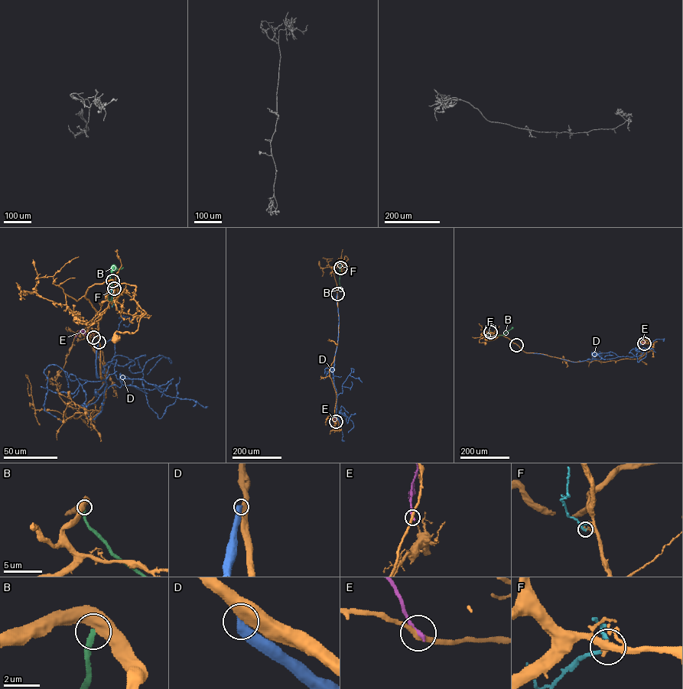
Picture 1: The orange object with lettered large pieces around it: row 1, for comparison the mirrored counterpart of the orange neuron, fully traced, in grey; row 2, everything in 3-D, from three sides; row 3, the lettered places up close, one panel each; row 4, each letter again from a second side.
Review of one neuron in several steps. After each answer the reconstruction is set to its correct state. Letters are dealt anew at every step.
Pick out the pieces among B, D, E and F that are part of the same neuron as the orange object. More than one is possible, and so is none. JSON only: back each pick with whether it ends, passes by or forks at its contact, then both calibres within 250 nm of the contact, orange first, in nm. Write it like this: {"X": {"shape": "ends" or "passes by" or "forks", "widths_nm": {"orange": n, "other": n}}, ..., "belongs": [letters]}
{"belongs": []}

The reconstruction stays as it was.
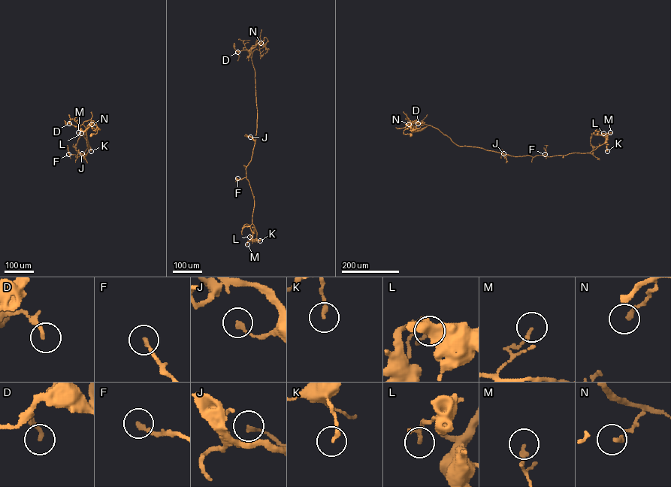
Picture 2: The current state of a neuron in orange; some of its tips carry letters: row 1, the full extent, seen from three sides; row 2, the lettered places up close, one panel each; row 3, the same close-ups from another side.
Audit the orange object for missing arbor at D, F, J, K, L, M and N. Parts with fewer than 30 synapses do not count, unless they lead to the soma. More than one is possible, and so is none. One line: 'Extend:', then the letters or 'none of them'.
Extend: none of them

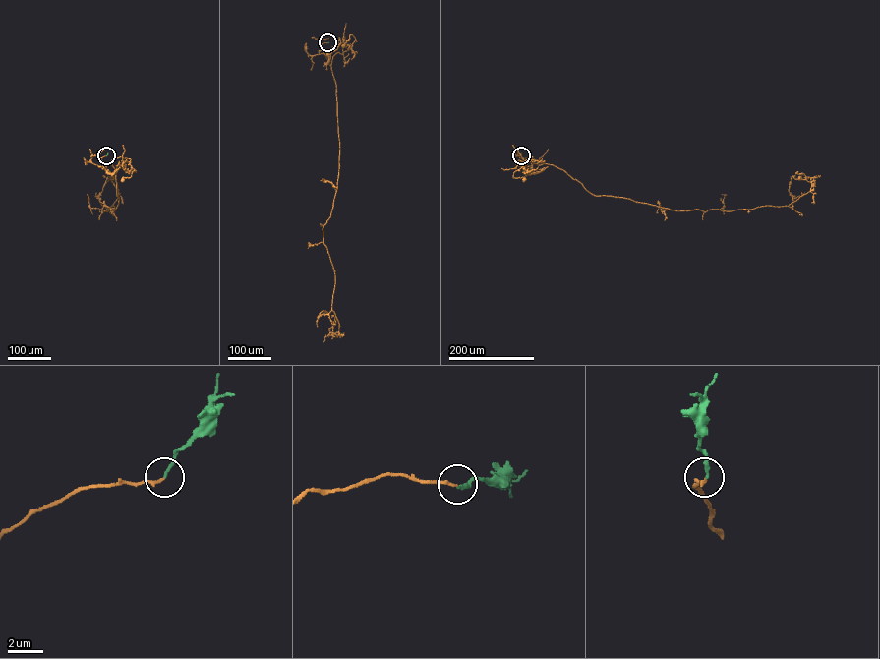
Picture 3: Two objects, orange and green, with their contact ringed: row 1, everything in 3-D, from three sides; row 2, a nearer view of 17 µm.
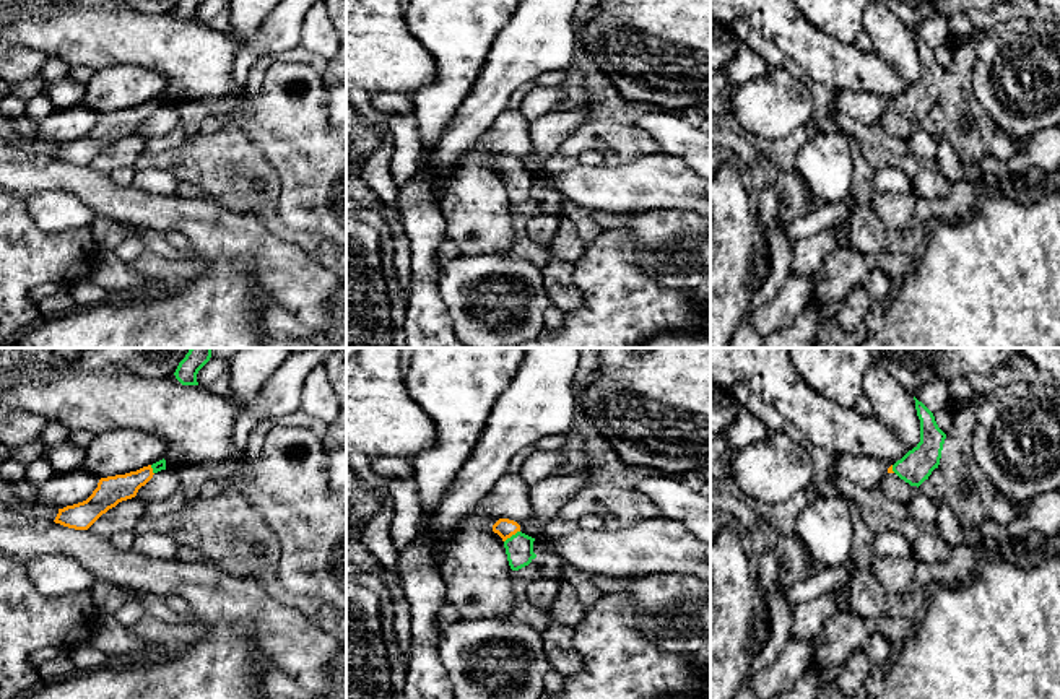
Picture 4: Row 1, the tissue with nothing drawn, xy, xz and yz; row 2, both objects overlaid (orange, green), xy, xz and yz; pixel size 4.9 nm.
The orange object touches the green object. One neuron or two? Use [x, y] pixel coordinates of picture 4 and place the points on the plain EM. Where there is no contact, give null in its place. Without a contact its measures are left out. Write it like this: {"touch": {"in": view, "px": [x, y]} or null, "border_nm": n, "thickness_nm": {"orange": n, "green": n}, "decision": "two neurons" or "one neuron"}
{"touch": {"in": "xz", "px": [511, 171]}, "border_nm": 100, "thickness_nm": {"orange": 90, "green": 140}, "decision": "one neuron"}

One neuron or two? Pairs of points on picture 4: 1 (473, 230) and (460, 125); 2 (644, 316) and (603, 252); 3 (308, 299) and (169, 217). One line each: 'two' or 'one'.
1: two
2: one
3: one

